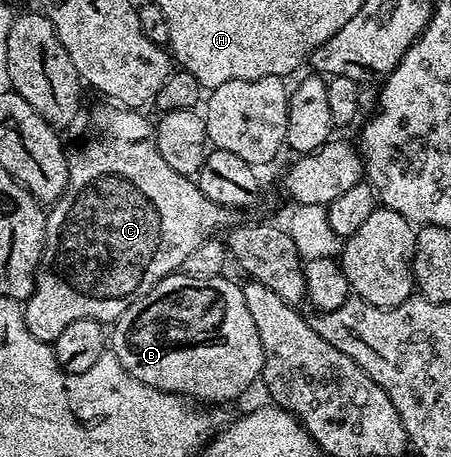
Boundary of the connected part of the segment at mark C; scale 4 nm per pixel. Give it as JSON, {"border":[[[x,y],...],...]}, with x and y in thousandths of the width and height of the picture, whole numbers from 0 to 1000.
{"border":[[[248,223],[222,225],[231,228],[204,245],[204,271],[222,306],[195,306],[157,326],[151,405],[104,457],[98,551],[80,586],[80,624],[49,665],[58,713],[86,744],[122,748],[129,731],[137,731],[155,705],[173,705],[173,696],[257,702],[359,606],[406,589],[412,565],[421,565],[448,530],[472,523],[488,505],[494,510],[525,488],[525,466],[517,457],[457,433],[432,392],[399,385],[368,363],[368,346],[359,346],[346,317],[339,265],[328,265],[317,243]]]}

